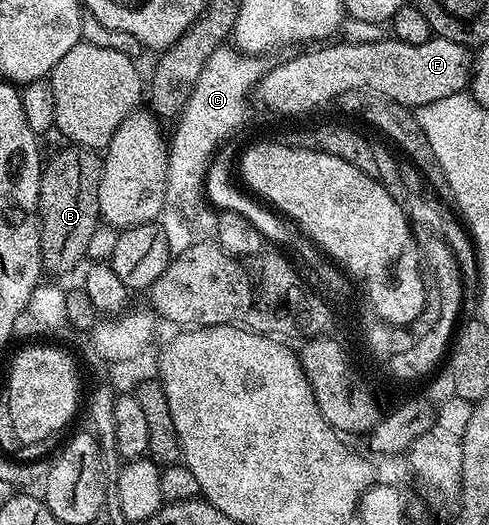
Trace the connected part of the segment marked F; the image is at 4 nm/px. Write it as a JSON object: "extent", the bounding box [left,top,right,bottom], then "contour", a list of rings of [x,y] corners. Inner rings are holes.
{"extent":[259,35,473,115],"contour":[[[434,35],[425,43],[416,45],[394,39],[331,44],[335,43],[296,52],[299,53],[296,57],[264,72],[259,78],[263,84],[259,92],[263,101],[271,105],[268,114],[273,115],[276,109],[287,112],[308,109],[316,102],[326,101],[332,94],[347,91],[377,93],[389,101],[396,101],[398,105],[428,105],[437,103],[437,99],[449,99],[449,95],[464,92],[473,69],[473,53],[468,46]]]}

